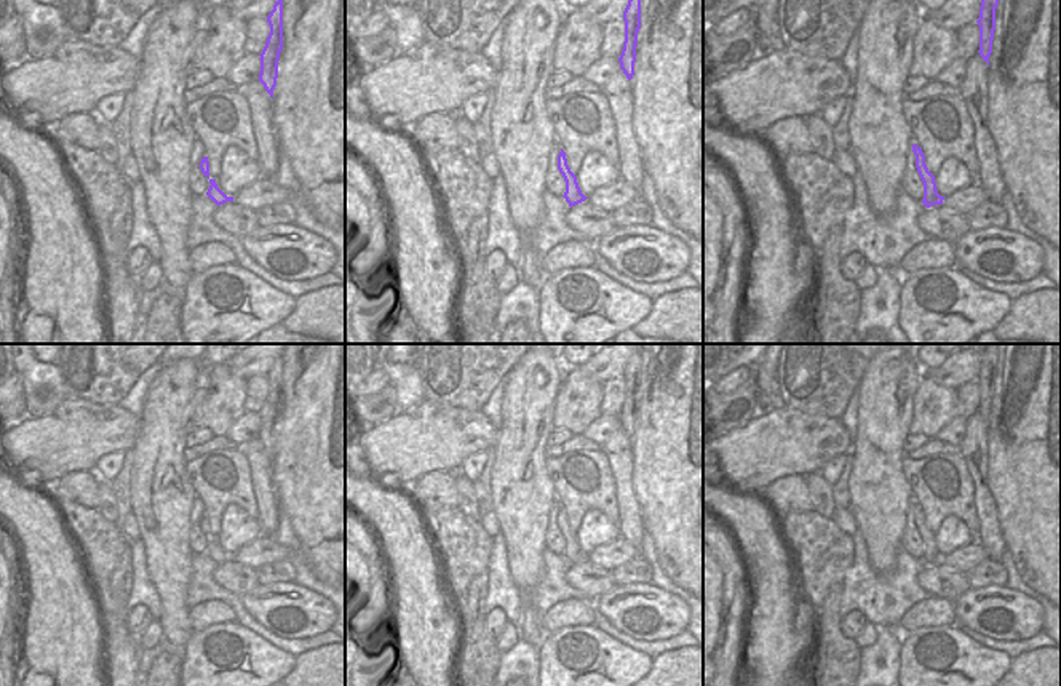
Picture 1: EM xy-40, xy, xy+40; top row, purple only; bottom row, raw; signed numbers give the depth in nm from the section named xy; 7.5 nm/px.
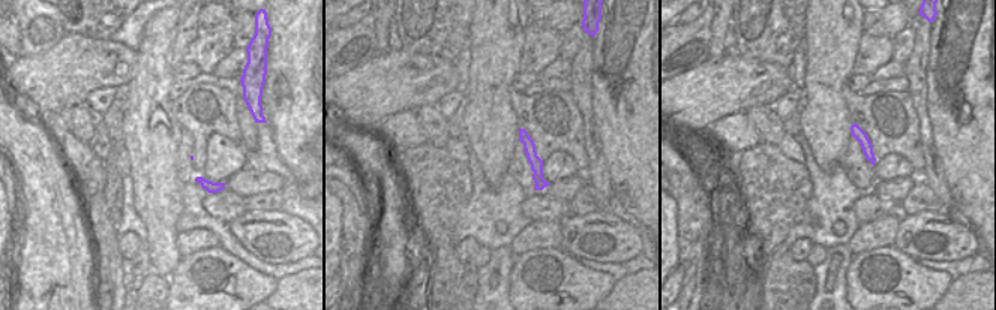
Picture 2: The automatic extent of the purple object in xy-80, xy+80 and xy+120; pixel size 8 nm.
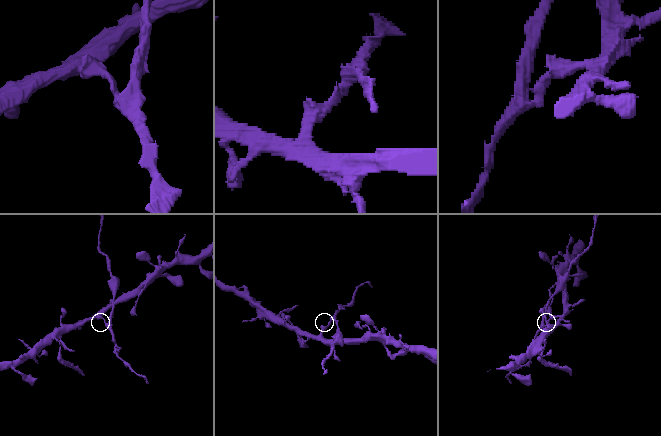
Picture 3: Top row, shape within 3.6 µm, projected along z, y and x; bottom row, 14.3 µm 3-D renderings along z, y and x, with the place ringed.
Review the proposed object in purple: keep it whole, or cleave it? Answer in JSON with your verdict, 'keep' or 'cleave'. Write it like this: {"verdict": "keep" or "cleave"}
{"verdict": "cleave"}

